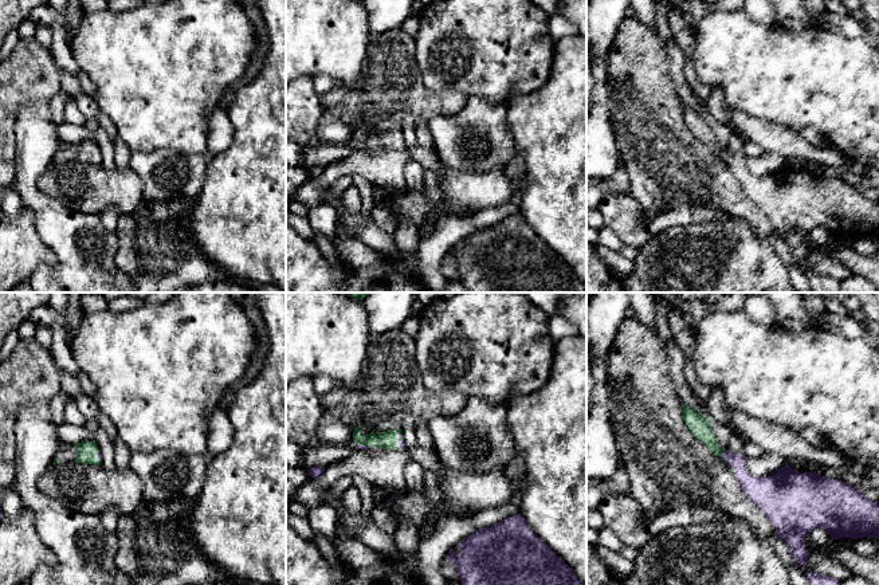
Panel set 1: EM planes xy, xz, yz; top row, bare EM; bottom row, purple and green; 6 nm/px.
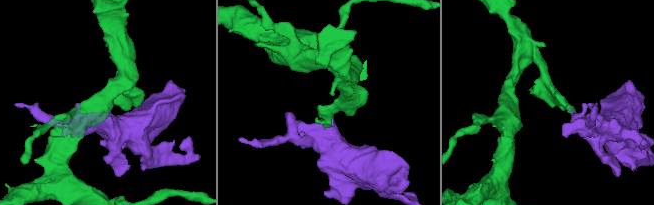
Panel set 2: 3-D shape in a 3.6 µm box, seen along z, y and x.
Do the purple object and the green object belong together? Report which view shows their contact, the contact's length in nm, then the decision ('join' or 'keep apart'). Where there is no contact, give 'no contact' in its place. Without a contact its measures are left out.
yz | 60 nm | join

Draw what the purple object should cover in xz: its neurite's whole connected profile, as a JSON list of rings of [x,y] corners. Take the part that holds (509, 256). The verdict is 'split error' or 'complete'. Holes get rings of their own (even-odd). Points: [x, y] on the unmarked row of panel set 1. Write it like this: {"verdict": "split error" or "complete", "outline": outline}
{"verdict": "complete", "outline": [[[521,213],[476,229],[464,237],[459,247],[460,252],[455,255],[451,248],[447,259],[455,264],[460,283],[470,292],[586,292],[586,286],[576,276],[572,267],[556,255]]]}

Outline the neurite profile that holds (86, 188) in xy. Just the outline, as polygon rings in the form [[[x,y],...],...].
[[[51,164],[39,177],[38,188],[67,208],[93,215],[109,205],[132,213],[145,200],[142,180],[130,166],[107,170],[102,164]]]

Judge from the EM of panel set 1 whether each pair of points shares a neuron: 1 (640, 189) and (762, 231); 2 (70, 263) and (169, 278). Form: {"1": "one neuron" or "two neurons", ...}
{"1": "one neuron", "2": "two neurons"}

